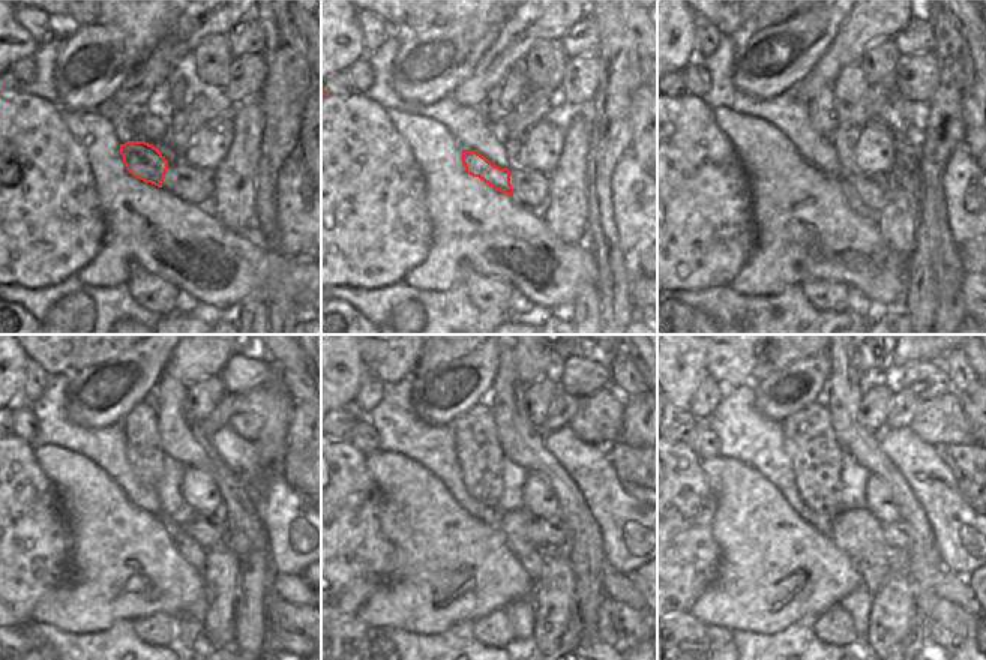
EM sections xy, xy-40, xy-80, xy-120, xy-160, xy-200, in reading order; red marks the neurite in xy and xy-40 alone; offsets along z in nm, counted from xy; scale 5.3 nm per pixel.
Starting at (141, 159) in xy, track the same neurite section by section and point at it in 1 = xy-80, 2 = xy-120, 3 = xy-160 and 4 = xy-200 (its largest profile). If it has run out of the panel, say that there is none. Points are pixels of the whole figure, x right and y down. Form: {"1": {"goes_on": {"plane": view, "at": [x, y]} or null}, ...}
{"1": {"goes_on": {"plane": "xy-80", "at": [851, 198]}}, "2": {"goes_on": {"plane": "xy-120", "at": [192, 552]}}, "3": {"goes_on": {"plane": "xy-160", "at": [532, 561]}}, "4": {"goes_on": {"plane": "xy-200", "at": [872, 575]}}}

